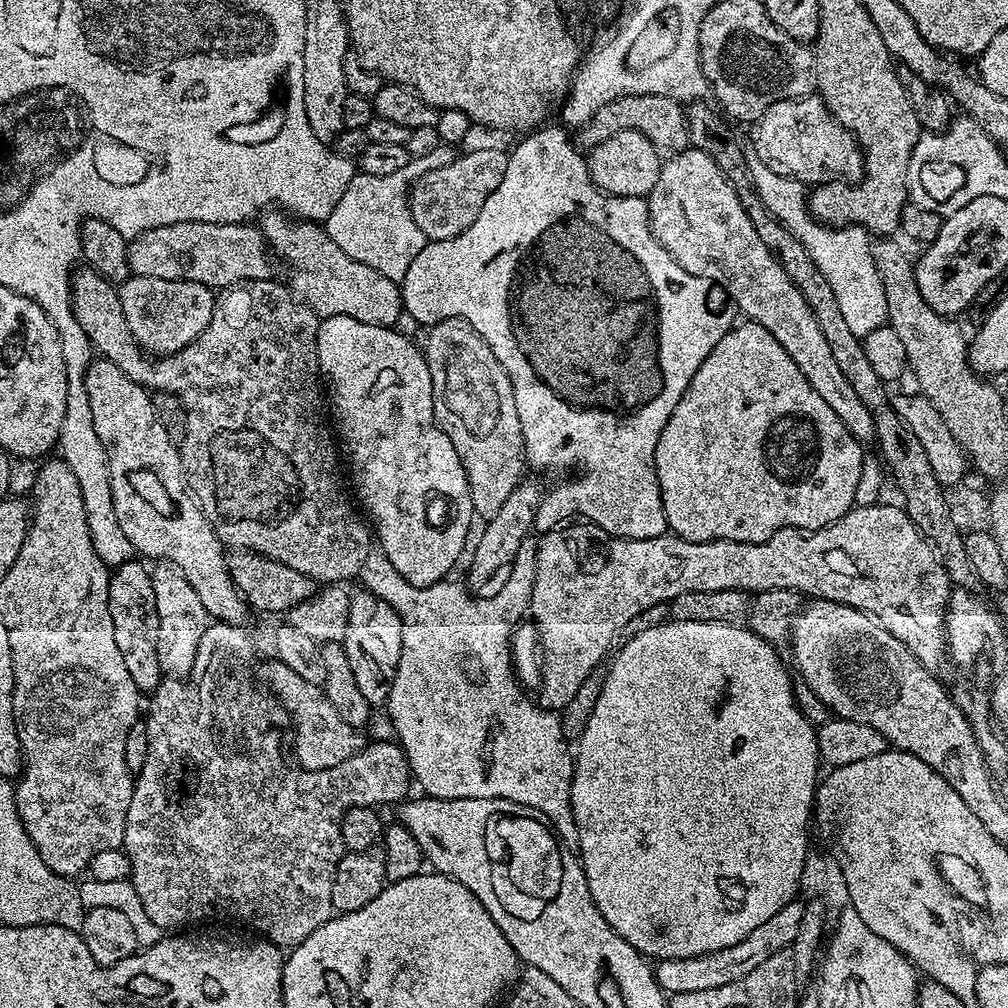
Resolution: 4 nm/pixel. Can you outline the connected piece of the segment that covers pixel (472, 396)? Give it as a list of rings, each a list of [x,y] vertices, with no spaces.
[[[446,318],[442,322],[431,325],[427,329],[428,337],[422,343],[424,360],[428,364],[430,376],[436,378],[466,378],[468,374],[468,412],[470,426],[460,432],[448,435],[454,442],[454,450],[458,450],[464,473],[470,486],[472,511],[481,521],[487,522],[502,510],[506,498],[514,494],[514,490],[525,479],[524,439],[522,438],[522,422],[518,422],[518,406],[514,406],[514,386],[498,358],[494,358],[494,350],[480,337],[478,330],[470,326],[462,318]]]

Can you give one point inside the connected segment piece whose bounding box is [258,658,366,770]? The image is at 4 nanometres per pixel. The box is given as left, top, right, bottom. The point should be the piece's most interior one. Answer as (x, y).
(323, 738)

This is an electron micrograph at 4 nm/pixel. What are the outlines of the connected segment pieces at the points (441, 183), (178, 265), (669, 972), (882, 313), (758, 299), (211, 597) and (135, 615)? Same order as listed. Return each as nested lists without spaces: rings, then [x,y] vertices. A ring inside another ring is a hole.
[[[505,150],[464,152],[457,155],[450,166],[438,166],[413,180],[408,205],[414,222],[418,222],[418,230],[422,230],[429,241],[449,240],[474,226],[474,218],[478,218],[486,198],[498,190],[498,182],[502,182],[502,174],[506,174],[507,161]]]
[[[174,222],[174,226],[145,228],[142,234],[128,240],[128,271],[146,278],[202,282],[202,286],[213,290],[242,284],[245,280],[271,280],[277,275],[277,261],[263,231],[254,225],[252,222]]]
[[[793,902],[782,906],[774,918],[762,922],[742,938],[742,942],[734,942],[726,950],[714,950],[710,954],[698,954],[694,958],[670,958],[661,960],[655,965],[656,981],[665,994],[677,996],[678,994],[690,994],[693,990],[718,990],[719,987],[729,987],[730,982],[738,982],[738,978],[746,978],[754,966],[762,966],[766,958],[774,954],[791,949],[795,936],[798,934],[798,926],[802,922],[802,910],[804,904]]]
[[[754,154],[748,156],[748,169],[756,193],[762,198],[768,213],[778,218],[778,222],[782,222],[782,226],[786,226],[786,230],[806,246],[806,254],[810,254],[814,266],[822,270],[822,278],[826,278],[830,290],[834,290],[834,299],[842,309],[850,331],[862,338],[870,334],[870,330],[885,327],[888,324],[886,290],[878,276],[878,266],[874,266],[874,240],[870,233],[856,224],[835,228],[815,220],[808,209],[809,189],[806,185],[786,174],[774,174],[774,170],[767,168]]]
[[[688,147],[685,152],[669,156],[660,165],[658,182],[647,196],[648,220],[658,242],[686,270],[695,276],[710,278],[721,284],[732,297],[737,309],[744,312],[753,324],[761,324],[794,358],[802,374],[818,390],[826,406],[842,418],[842,424],[850,430],[855,440],[872,442],[876,439],[872,411],[854,394],[850,382],[838,370],[838,362],[822,335],[818,318],[806,304],[806,298],[790,282],[779,260],[758,238],[754,222],[746,214],[738,194],[726,182],[722,170],[714,166],[714,158],[701,148]]]
[[[103,358],[93,359],[92,363],[89,364],[84,375],[84,389],[86,390],[86,395],[90,397],[90,411],[94,414],[94,431],[98,433],[98,438],[102,438],[102,446],[108,451],[108,490],[110,499],[114,502],[114,518],[116,519],[116,524],[122,526],[122,534],[126,534],[126,538],[130,538],[133,549],[137,553],[141,552],[141,554],[139,553],[141,557],[149,556],[149,558],[144,558],[152,562],[173,564],[175,568],[182,570],[182,574],[186,574],[186,582],[190,582],[190,586],[194,586],[198,599],[202,602],[202,606],[206,606],[209,617],[213,621],[222,624],[247,625],[249,623],[247,620],[248,614],[250,614],[250,607],[247,601],[244,600],[244,595],[236,589],[234,582],[230,578],[225,545],[220,543],[219,534],[212,529],[212,523],[206,518],[206,514],[200,509],[200,503],[196,501],[195,496],[192,495],[191,488],[188,487],[184,467],[180,461],[179,447],[170,440],[165,427],[159,421],[158,414],[155,413],[152,405],[149,389],[142,387],[138,382],[130,382],[130,378],[126,378],[126,374],[122,374],[122,370],[118,370],[118,366],[114,366],[114,362]]]
[[[133,558],[111,569],[108,577],[108,605],[110,622],[114,622],[114,642],[118,642],[122,662],[130,678],[134,678],[134,686],[138,686],[142,694],[151,694],[162,679],[158,658],[158,602],[154,602],[154,582],[149,565],[139,562],[144,563]]]

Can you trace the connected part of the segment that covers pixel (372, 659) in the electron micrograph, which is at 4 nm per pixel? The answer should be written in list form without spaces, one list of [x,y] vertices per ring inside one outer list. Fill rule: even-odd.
[[[367,590],[359,591],[353,591],[350,595],[350,618],[342,643],[346,658],[350,658],[350,670],[366,702],[384,706],[398,674],[398,658],[402,654],[402,622],[396,611],[382,602],[382,598]]]

